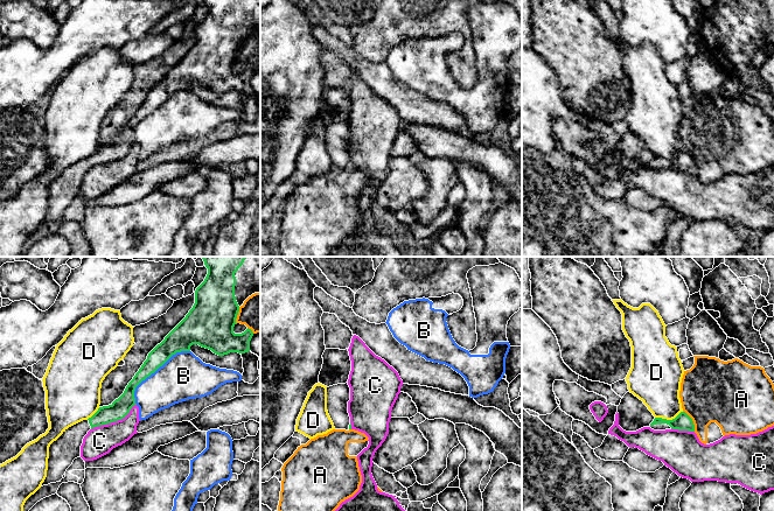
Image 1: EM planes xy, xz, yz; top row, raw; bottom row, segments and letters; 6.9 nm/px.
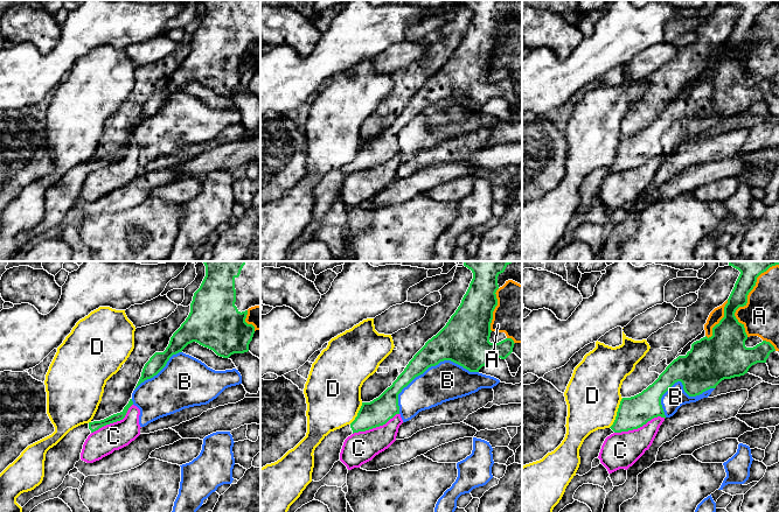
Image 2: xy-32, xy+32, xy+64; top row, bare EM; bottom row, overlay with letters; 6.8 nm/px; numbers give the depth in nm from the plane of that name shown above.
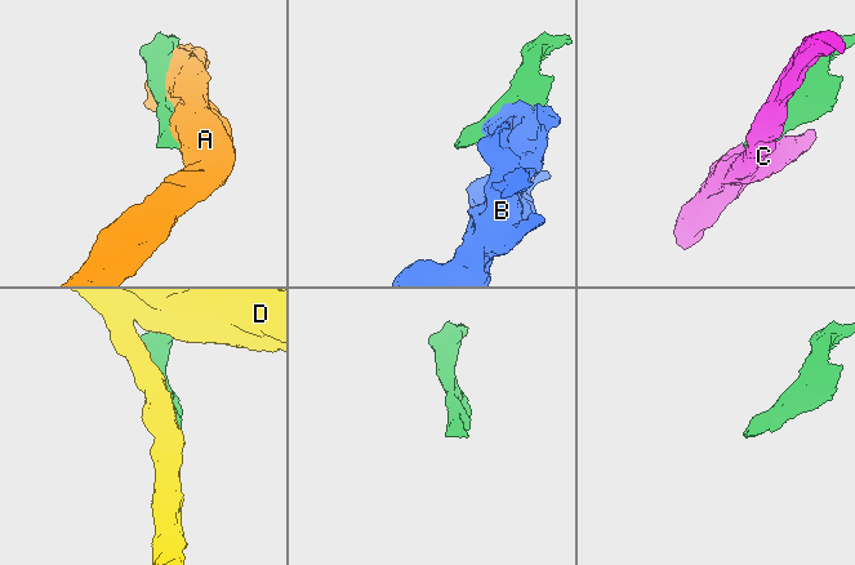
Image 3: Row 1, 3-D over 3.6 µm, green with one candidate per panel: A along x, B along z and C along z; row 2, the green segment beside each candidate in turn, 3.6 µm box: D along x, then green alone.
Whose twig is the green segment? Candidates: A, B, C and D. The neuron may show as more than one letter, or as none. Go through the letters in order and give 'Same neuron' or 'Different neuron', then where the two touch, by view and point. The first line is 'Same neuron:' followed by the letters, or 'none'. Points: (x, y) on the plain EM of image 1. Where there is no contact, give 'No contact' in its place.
Same neuron: none
A: Different neuron. Touches green at yz (692, 160)
B: Different neuron. Touches green at xy (154, 110)
C: Different neuron. Touches green at xy (113, 160)
D: Different neuron. Touches green at yz (668, 159)

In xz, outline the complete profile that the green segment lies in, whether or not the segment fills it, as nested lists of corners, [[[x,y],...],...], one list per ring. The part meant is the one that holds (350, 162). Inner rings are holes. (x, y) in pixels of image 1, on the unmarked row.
[[[348,121],[327,126],[327,149],[335,168],[351,168],[348,152],[350,139],[350,126]]]

